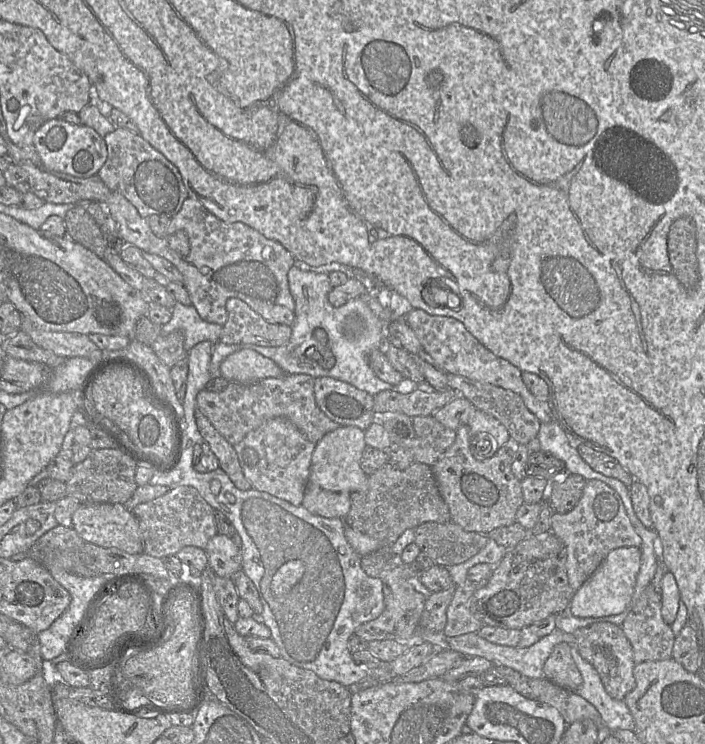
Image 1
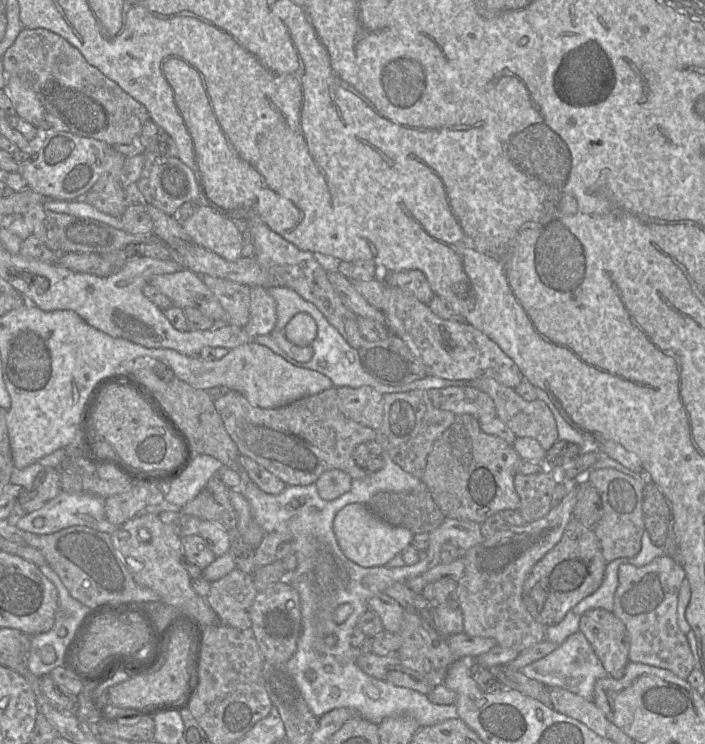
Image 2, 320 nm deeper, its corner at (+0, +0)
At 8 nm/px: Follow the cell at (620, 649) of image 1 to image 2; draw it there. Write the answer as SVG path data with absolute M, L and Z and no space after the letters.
M605 609L586 611L579 631L592 646L608 677L621 679L629 663L629 634L623 622Z

